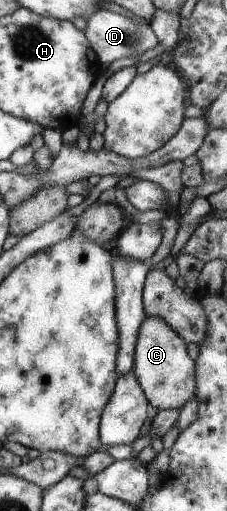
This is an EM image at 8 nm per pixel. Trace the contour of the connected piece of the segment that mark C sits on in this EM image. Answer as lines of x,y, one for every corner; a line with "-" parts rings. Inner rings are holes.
146,316
137,334
132,372
146,400
158,410
180,409
194,397
194,361
185,352
186,343
161,318

